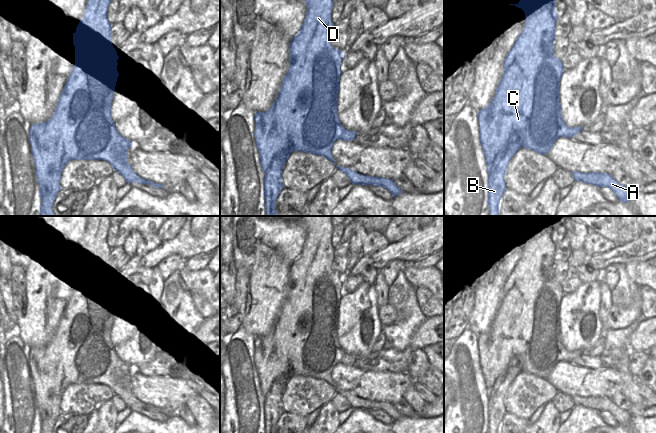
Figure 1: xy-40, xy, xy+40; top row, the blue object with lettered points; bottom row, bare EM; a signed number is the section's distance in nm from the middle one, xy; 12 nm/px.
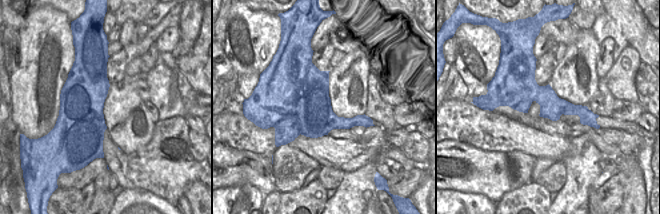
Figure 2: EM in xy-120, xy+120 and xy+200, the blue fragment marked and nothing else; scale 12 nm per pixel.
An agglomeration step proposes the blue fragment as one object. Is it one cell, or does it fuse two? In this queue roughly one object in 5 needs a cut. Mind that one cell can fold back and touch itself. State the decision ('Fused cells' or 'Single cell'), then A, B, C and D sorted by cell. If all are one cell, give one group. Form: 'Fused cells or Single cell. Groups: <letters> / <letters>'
Single cell. Groups: A B C D

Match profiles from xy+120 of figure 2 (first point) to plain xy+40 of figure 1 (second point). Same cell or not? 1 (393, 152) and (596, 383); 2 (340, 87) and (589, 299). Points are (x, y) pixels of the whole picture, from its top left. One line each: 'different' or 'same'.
1: different
2: same

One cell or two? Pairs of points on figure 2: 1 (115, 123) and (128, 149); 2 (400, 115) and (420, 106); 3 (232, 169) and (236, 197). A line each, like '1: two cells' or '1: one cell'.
1: one cell
2: one cell
3: two cells

